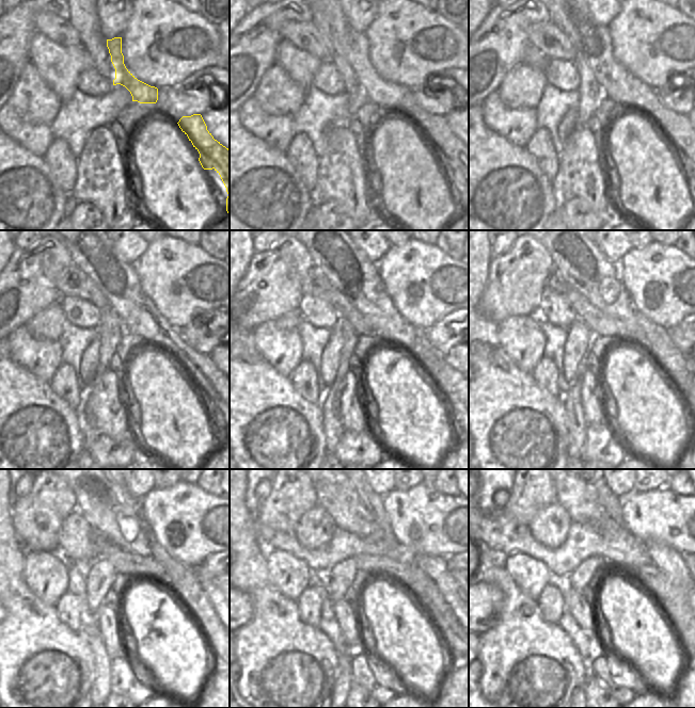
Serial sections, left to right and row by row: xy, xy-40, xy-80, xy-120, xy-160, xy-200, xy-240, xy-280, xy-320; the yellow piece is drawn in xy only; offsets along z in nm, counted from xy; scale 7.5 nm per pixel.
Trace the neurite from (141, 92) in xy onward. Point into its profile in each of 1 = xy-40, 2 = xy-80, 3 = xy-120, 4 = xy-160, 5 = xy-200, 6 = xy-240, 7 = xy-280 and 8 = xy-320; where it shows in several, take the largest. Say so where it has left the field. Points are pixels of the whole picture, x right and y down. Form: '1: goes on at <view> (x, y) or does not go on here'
1: goes on at xy-40 (356, 46)
2: goes on at xy-80 (569, 13)
3: goes on at xy-120 (92, 252)
4: goes on at xy-160 (333, 253)
5: goes on at xy-200 (580, 261)
6: goes on at xy-240 (113, 518)
7: goes on at xy-280 (334, 492)
8: goes on at xy-320 (574, 494)

